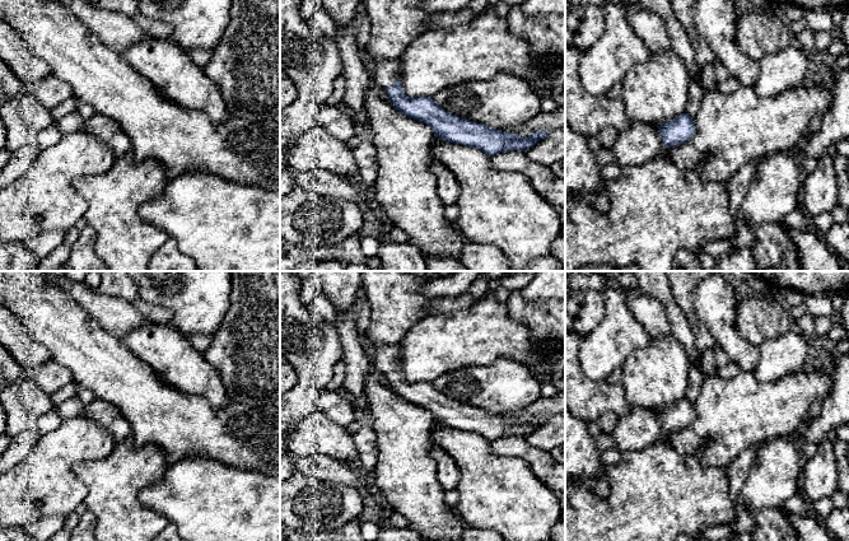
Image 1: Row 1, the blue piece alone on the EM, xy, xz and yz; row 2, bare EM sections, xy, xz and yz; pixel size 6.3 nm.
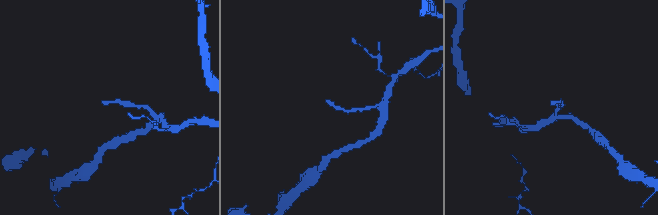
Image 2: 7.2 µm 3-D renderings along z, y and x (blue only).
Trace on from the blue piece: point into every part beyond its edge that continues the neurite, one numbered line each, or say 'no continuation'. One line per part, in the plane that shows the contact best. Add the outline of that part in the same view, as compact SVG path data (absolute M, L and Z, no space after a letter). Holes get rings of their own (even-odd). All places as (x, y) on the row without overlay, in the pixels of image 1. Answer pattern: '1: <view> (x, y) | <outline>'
1: yz (640, 427) | M635 409L619 418L612 437L616 448L625 452L644 448L664 434L666 430L657 411Z

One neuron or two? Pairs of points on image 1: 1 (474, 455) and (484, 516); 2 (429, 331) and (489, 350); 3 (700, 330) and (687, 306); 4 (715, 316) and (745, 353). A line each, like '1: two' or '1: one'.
1: one
2: one
3: one
4: one

